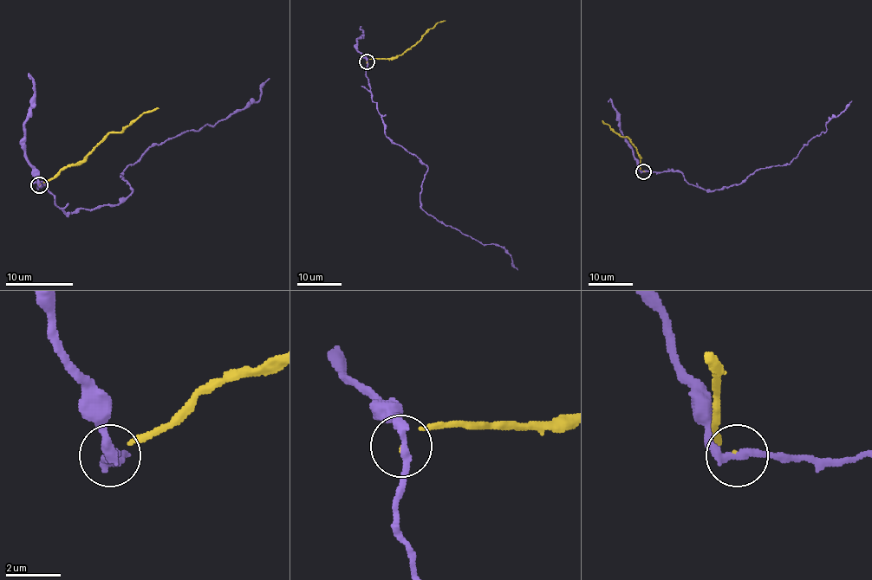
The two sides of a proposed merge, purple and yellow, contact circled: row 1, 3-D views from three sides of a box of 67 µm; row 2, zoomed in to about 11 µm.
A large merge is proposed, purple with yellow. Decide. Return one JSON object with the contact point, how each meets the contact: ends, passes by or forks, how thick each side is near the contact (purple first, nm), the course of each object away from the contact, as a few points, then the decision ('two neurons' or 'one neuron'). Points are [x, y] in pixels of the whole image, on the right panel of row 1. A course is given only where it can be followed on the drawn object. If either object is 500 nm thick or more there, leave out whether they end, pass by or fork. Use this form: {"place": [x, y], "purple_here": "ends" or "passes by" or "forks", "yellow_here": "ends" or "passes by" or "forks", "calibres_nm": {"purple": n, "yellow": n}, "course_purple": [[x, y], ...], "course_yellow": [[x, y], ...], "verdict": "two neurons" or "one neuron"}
{"place": [643, 171], "purple_here": "passes by", "yellow_here": "ends", "calibres_nm": {"purple": 280, "yellow": 70}, "course_purple": [[643, 171], [680, 171], [690, 183], [707, 190], [739, 184], [765, 167], [788, 164], [851, 100]], "course_yellow": [[643, 171], [640, 168], [636, 148], [627, 138], [621, 138], [602, 120]], "verdict": "two neurons"}

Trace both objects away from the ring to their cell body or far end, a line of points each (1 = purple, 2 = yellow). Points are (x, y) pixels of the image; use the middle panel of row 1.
1: (367, 61), (366, 76), (384, 133), (427, 168), (419, 206), (439, 222), (483, 244), (503, 248), (517, 269)
2: (367, 61), (372, 58), (392, 58), (402, 54), (439, 22), (445, 21)

